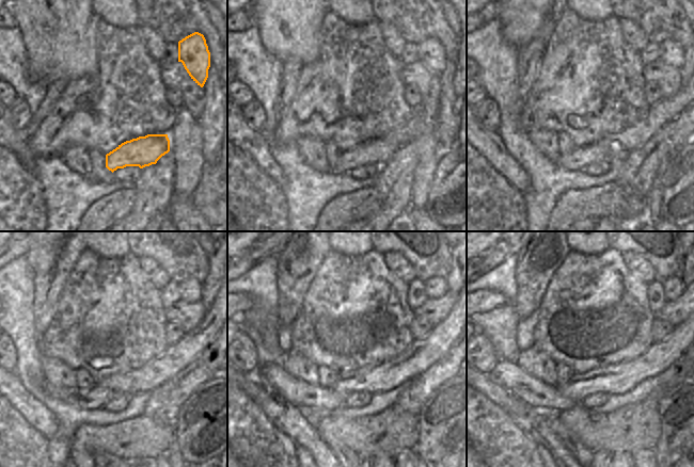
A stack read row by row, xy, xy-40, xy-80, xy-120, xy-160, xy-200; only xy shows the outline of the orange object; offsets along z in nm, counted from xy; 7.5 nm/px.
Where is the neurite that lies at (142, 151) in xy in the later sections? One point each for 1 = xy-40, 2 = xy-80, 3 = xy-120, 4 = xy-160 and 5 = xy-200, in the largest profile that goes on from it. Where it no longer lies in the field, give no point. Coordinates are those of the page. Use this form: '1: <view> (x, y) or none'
1: xy-40 (378, 150)
2: xy-80 (581, 157)
3: xy-120 (96, 398)
4: xy-160 (286, 387)
5: xy-200 (539, 396)

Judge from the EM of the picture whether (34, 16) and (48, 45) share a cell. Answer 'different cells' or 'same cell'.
same cell

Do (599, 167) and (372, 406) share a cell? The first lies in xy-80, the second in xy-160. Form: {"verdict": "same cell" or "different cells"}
{"verdict": "different cells"}

